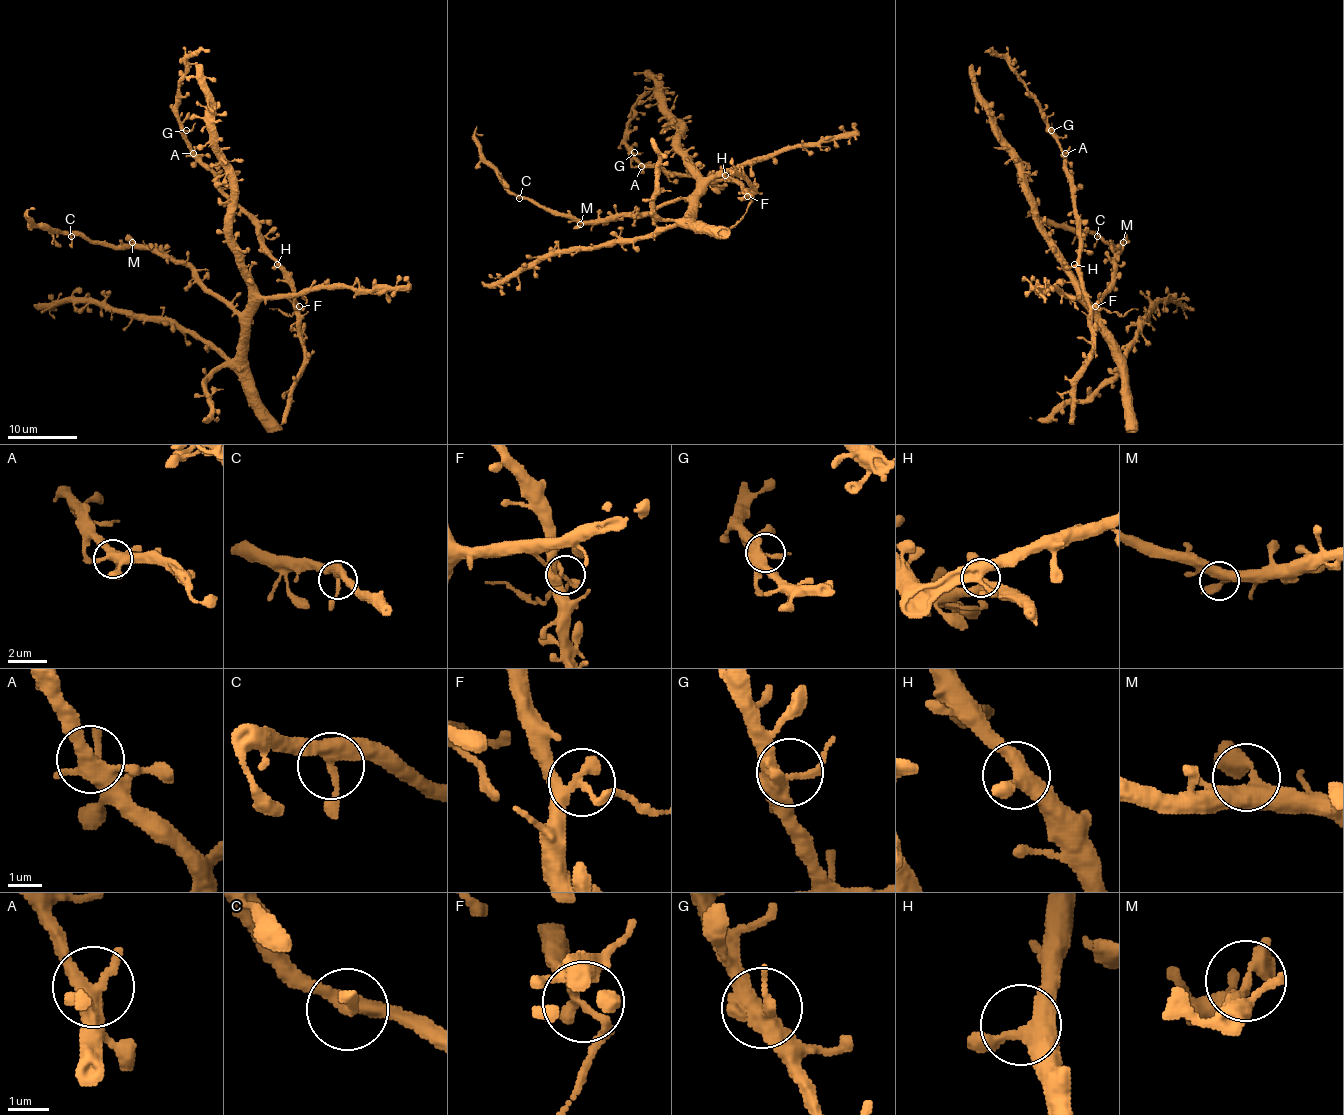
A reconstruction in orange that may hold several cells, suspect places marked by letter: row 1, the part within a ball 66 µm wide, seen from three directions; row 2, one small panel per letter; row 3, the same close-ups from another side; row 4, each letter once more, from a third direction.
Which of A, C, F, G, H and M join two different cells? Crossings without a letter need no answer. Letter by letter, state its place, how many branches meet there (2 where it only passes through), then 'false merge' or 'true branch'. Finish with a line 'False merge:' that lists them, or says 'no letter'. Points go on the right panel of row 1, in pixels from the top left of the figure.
A: at (1065, 153); 3 branches meet; true branch
C: at (1097, 236); 3 branches meet; true branch
F: at (1095, 306); 3 branches meet; false merge
G: at (1051, 130); 3 branches meet; true branch
H: at (1074, 264); 3 branches meet; true branch
M: at (1123, 242); 3 branches meet; true branch
False merge: F

